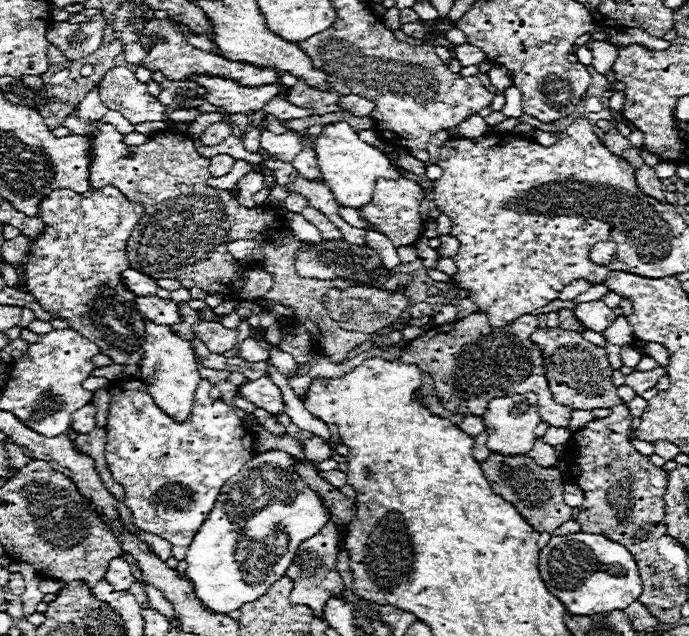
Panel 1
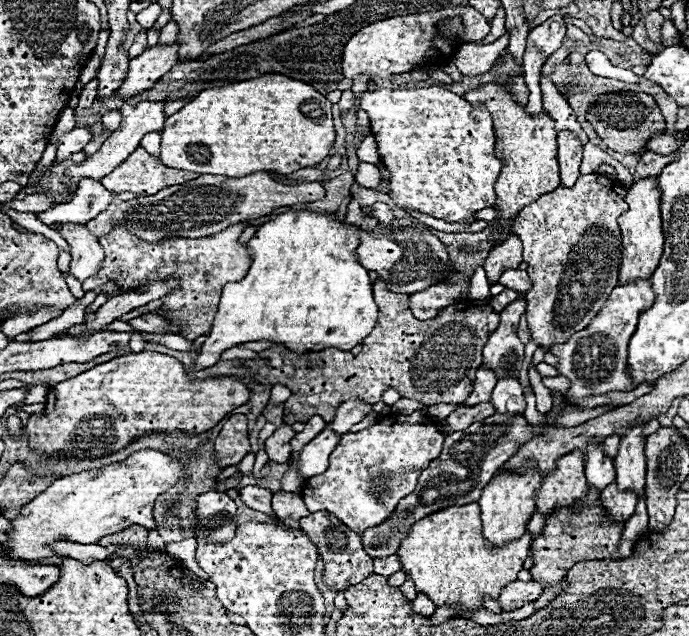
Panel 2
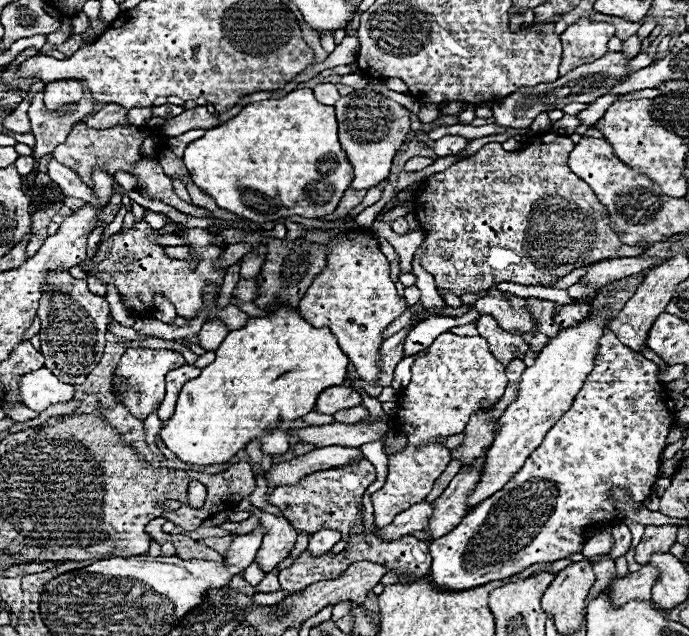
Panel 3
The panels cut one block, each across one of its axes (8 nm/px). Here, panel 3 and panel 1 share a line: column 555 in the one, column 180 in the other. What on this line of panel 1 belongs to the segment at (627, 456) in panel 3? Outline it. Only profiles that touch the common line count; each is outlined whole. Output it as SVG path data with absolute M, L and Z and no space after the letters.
M116 380L112 384L112 402L108 408L106 430L108 430L108 444L106 444L106 464L112 472L112 478L124 486L126 500L124 504L132 512L132 520L140 530L148 530L172 544L172 556L176 560L186 558L186 550L190 548L198 528L208 518L214 502L220 494L224 482L234 476L254 454L254 442L250 432L242 426L242 420L234 414L234 410L224 404L222 400L214 402L208 392L212 384L202 380L192 414L188 422L176 424L168 418L148 394L148 388L140 380Z

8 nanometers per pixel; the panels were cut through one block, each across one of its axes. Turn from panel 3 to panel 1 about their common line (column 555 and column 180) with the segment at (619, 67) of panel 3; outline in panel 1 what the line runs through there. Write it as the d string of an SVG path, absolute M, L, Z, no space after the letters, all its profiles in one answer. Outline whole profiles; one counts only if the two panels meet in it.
M164 80L160 84L160 88L164 88L158 96L160 104L162 106L170 106L174 110L180 110L180 108L188 108L186 104L194 98L206 98L206 90L202 86L198 86L196 82L192 80L186 80L186 82L174 82L174 80Z

